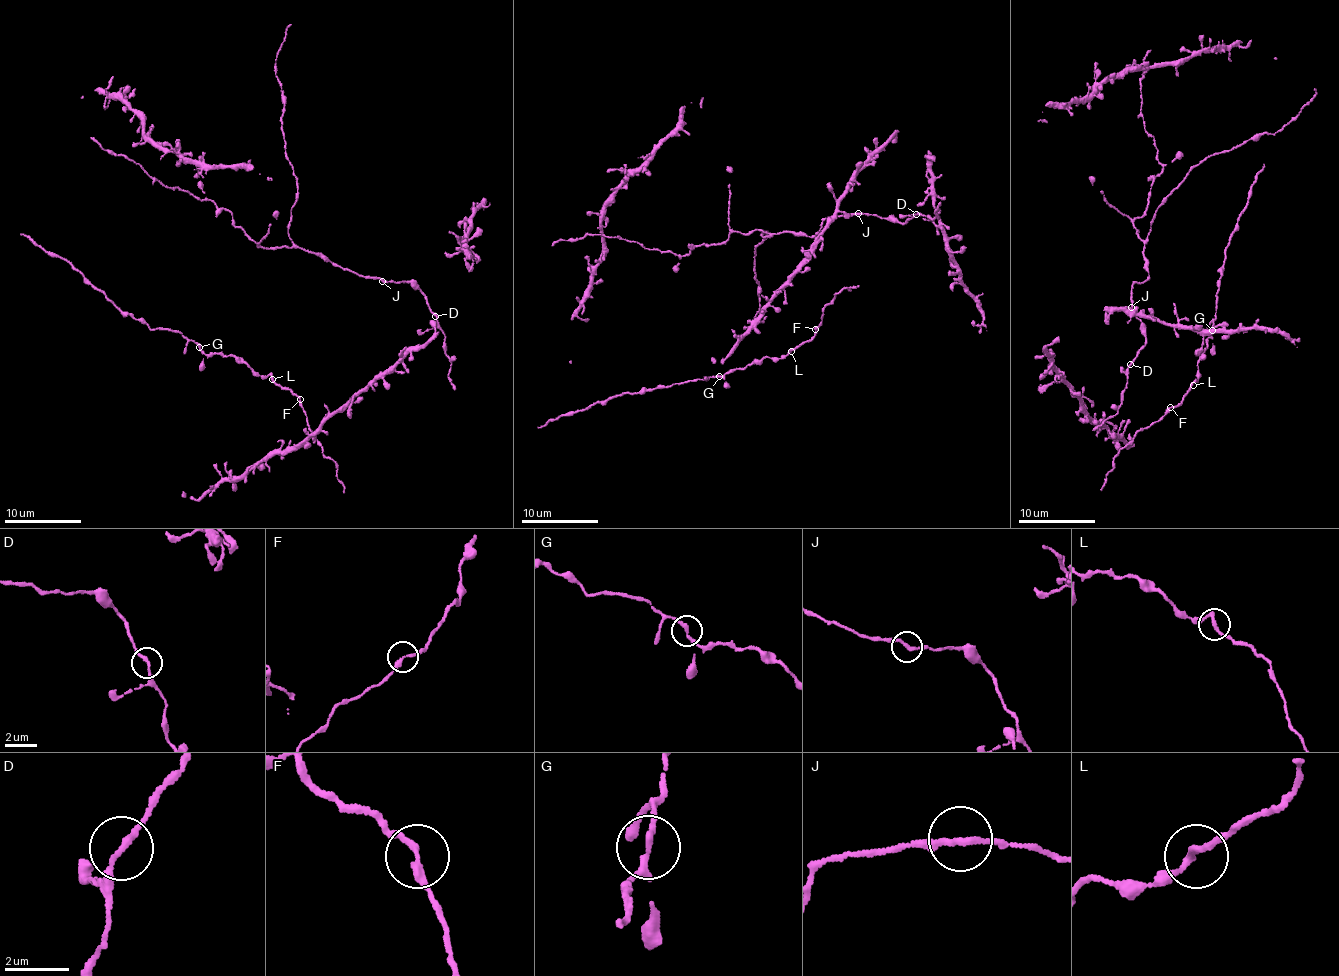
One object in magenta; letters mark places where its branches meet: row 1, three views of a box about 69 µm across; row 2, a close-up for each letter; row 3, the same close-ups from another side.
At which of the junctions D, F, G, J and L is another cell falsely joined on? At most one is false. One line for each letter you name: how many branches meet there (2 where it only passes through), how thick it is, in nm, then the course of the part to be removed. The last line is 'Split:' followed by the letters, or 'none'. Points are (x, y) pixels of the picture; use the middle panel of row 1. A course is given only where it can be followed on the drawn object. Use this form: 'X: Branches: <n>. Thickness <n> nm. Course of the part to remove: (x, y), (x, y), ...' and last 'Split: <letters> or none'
Split: none

